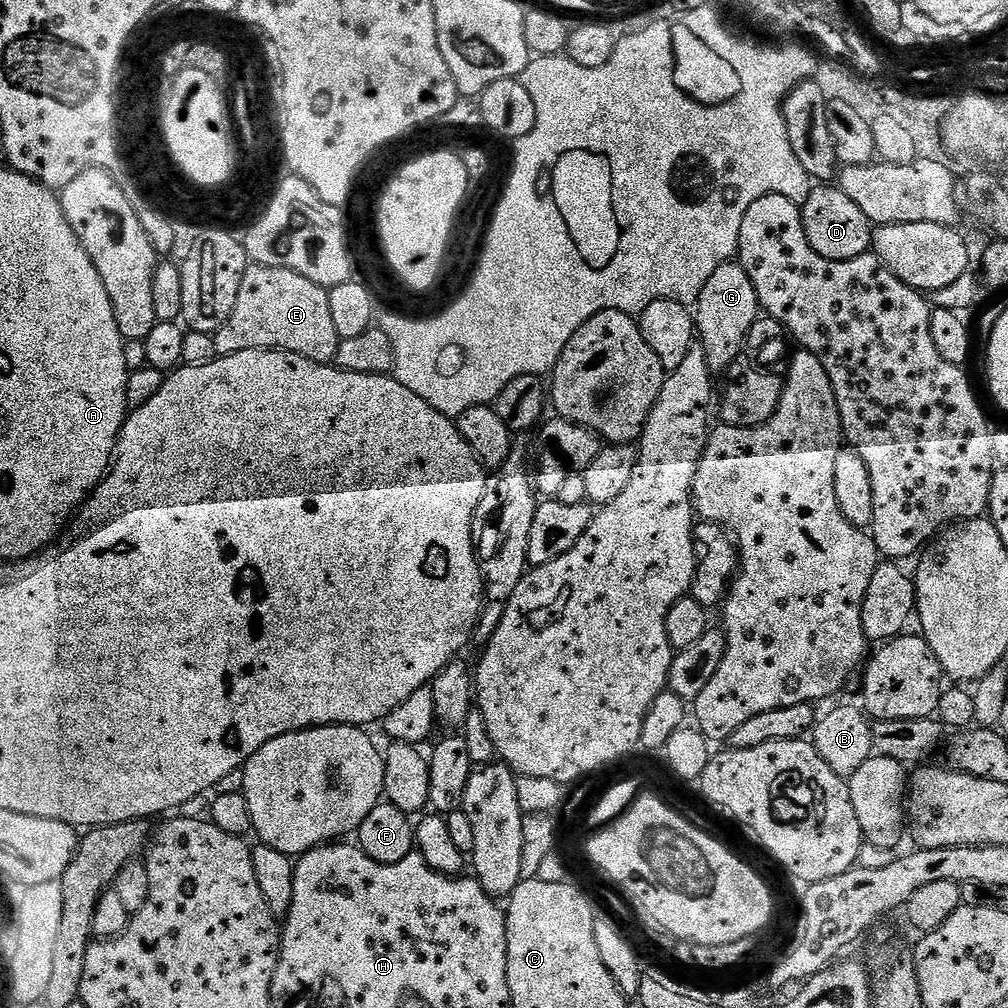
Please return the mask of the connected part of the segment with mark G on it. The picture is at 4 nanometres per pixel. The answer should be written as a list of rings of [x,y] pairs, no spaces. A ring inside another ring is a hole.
[[[729,262],[714,270],[694,305],[694,332],[704,347],[706,362],[713,373],[726,371],[739,358],[740,351],[745,351],[747,332],[761,312],[754,282],[750,282],[750,274],[746,274],[740,263]]]

